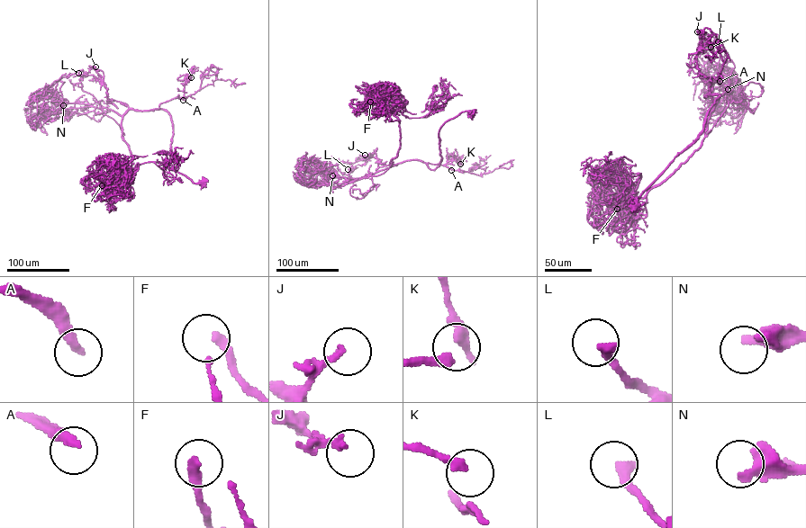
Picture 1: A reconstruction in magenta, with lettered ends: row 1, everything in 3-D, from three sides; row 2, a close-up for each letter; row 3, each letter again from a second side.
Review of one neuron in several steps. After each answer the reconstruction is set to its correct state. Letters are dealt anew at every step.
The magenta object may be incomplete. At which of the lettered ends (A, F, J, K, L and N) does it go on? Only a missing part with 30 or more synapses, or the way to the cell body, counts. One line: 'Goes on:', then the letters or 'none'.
Goes on: A, L, N

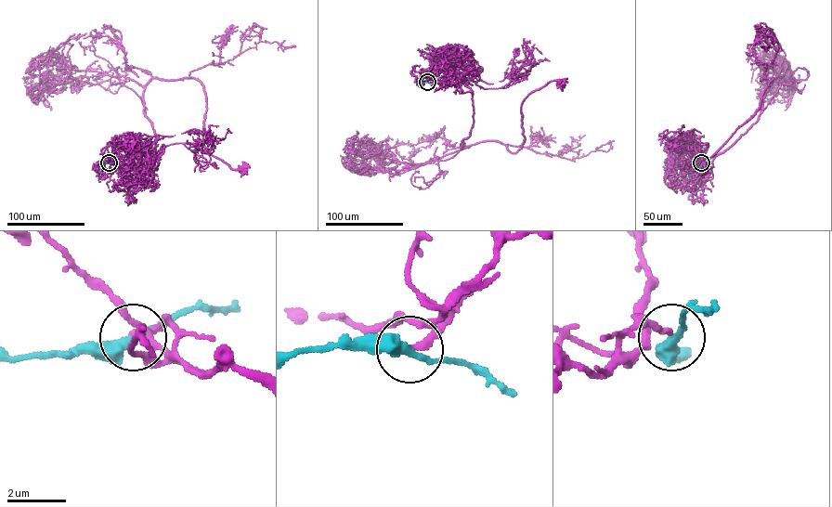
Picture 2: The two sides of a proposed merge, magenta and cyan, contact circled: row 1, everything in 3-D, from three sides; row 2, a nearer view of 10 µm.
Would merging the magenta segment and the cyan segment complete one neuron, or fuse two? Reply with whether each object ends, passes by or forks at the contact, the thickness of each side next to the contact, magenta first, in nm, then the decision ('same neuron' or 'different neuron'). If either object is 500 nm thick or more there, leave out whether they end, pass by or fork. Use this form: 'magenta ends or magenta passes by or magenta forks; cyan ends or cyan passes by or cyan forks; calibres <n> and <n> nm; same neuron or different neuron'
magenta passes by; cyan passes by; calibres 140 and 360 nm; same neuron

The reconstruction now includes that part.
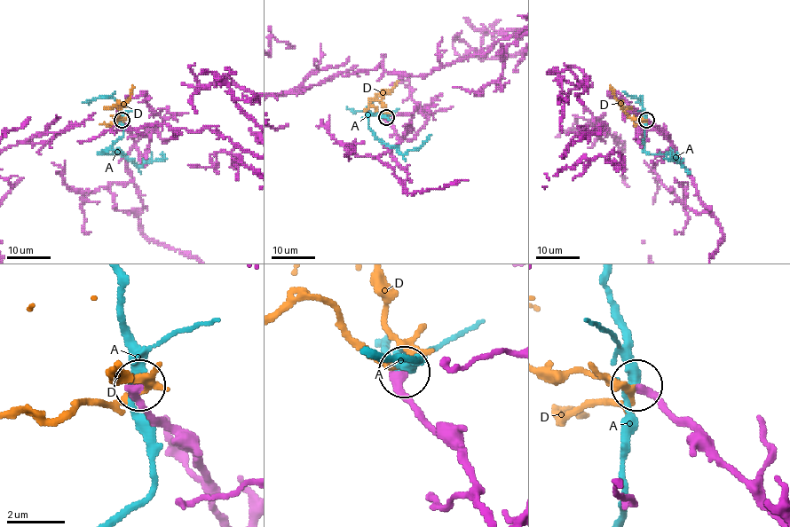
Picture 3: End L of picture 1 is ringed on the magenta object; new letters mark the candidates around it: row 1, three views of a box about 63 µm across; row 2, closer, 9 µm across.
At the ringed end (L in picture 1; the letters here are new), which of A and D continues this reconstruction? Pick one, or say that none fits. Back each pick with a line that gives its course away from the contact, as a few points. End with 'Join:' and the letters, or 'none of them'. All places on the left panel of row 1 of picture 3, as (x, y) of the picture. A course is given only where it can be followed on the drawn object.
D: Its course: (121, 120), (117, 113), (122, 104), (104, 108)
Join: D

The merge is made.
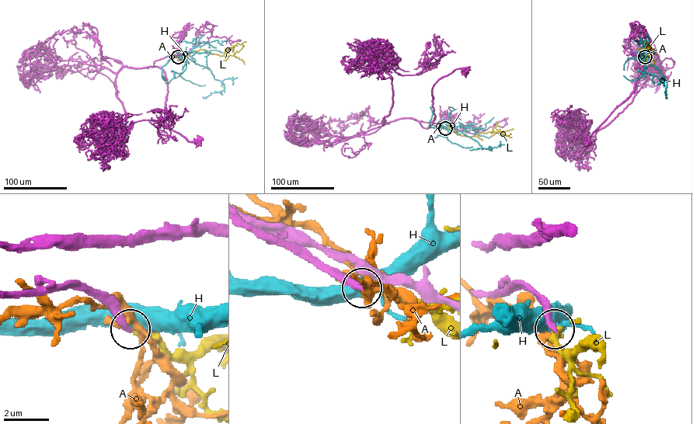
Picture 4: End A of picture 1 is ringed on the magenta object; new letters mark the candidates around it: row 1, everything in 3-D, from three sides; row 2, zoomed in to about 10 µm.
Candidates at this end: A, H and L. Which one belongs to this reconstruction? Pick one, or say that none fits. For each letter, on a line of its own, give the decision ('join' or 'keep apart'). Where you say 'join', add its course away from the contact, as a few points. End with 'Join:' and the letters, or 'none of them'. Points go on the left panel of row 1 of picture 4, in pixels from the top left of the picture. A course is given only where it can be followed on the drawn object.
A: keep apart
H: keep apart
L: join; course (178, 57), (201, 50), (224, 56), (237, 43), (246, 42)
Join: L

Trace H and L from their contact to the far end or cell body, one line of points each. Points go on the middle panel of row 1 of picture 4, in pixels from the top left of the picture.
H: (444, 128), (449, 126), (453, 131), (460, 131), (482, 147), (492, 149), (469, 150)
L: (445, 128), (468, 137), (513, 129)

